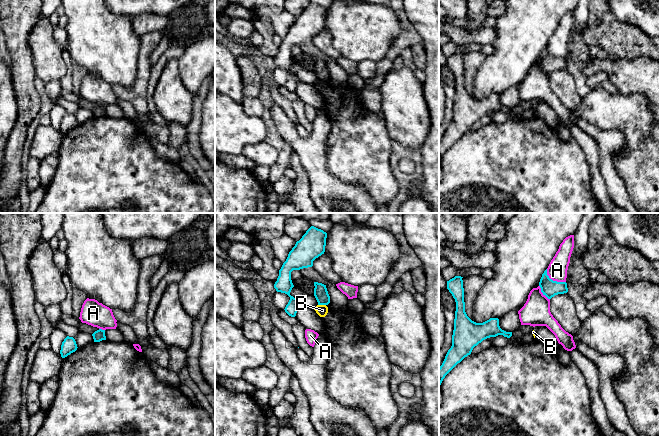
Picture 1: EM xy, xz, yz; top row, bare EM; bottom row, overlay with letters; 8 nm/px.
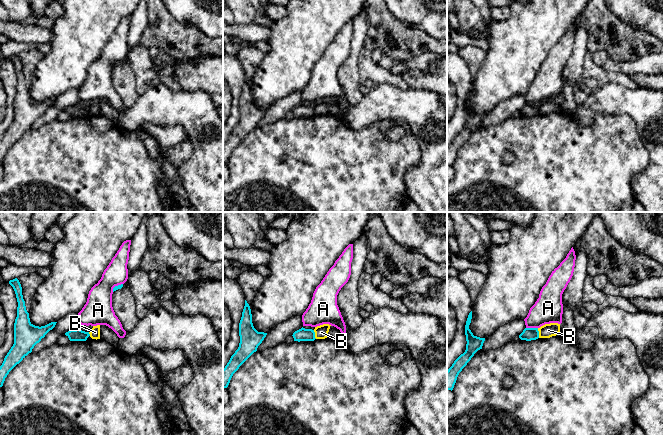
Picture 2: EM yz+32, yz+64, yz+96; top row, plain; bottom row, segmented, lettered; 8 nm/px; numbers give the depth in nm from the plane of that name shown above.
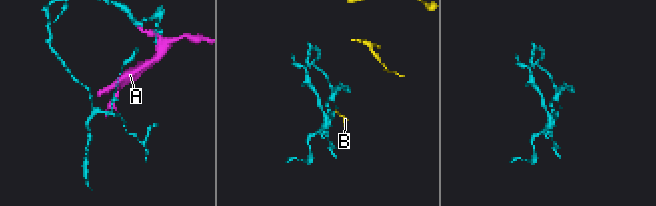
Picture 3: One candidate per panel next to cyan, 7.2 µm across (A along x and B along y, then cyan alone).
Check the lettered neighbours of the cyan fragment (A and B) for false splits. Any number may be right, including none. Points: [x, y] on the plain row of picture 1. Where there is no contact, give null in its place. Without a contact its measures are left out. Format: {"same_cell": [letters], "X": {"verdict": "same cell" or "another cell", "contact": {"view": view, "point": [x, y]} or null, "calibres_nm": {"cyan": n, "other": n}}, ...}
{"same_cell": [], "A": {"verdict": "another cell", "contact": {"view": "yz", "point": [552, 56]}, "calibres_nm": {"cyan": 140, "other": 160}}, "B": {"verdict": "another cell", "contact": {"view": "xz", "point": [322, 80]}, "calibres_nm": {"cyan": 110, "other": 90}}}

